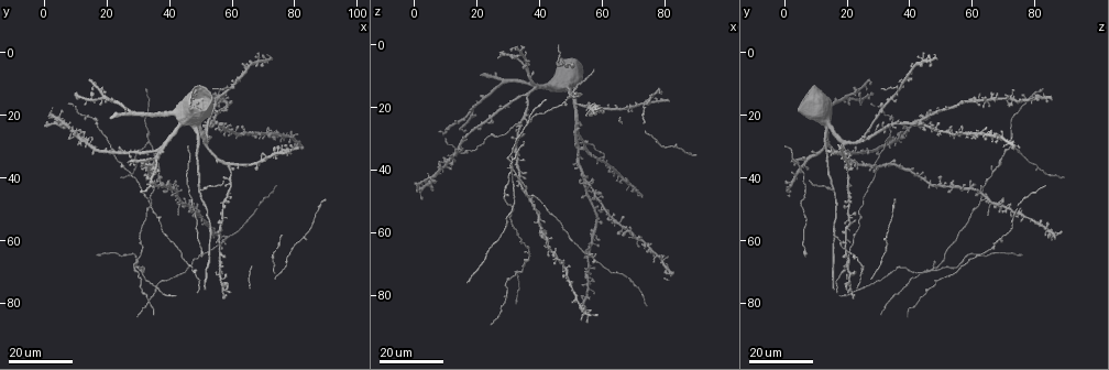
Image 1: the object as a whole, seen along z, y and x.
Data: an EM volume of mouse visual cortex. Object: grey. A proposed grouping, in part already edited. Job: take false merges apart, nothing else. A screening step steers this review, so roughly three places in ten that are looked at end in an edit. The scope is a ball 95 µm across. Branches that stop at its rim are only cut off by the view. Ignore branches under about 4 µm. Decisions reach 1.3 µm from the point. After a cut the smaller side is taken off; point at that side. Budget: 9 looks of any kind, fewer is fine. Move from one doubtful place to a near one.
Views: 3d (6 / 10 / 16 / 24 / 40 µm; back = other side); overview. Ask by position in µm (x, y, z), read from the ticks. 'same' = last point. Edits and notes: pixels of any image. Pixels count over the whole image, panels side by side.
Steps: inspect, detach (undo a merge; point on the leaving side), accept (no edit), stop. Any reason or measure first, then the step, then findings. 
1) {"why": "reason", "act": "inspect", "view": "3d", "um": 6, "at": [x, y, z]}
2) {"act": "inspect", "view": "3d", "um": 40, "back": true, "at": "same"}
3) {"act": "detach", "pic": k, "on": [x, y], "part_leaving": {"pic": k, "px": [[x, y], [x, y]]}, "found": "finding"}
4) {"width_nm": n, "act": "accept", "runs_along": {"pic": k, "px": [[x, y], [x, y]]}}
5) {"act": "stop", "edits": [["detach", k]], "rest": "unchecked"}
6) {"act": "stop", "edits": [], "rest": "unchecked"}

{"why": "sudden change in width", "act": "inspect", "view": "3d", "um": 24, "at": [52, 68, 15]}

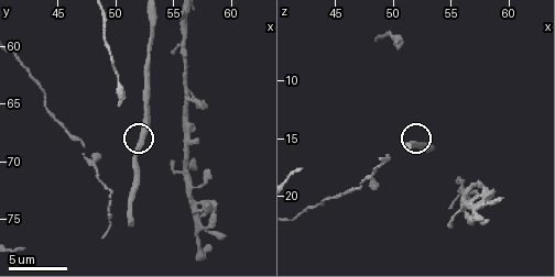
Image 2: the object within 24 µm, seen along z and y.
{"why": "zoom in", "act": "inspect", "view": "3d", "um": 6, "at": [52.2, 67.8, 15.6]}

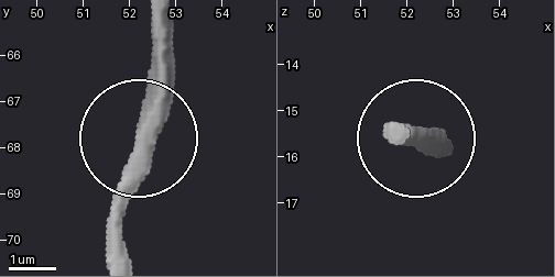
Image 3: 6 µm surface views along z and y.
{"act": "accept", "runs_along": {"pic": 3, "px": [[169, 22], [169, 92], [133, 152], [121, 254]]}, "found": "one neuron here"}

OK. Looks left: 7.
{"why": "three arms meet", "act": "inspect", "view": "3d", "um": 24, "at": [50, 43, 16]}

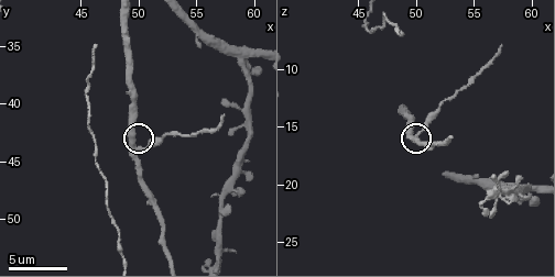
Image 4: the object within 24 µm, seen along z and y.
{"act": "inspect", "view": "3d", "um": 6, "at": [50.0, 43.8, 15.6]}

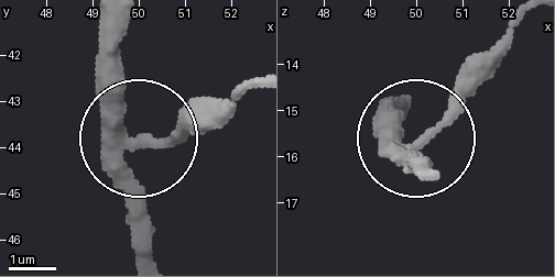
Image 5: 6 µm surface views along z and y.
{"side_arm_um": 12, "act": "detach", "pic": 5, "on": [185, 140], "part_leaving": {"pic": 5, "px": [[132, 148], [199, 133], [247, 93]]}, "found": "two neurons meet here"}

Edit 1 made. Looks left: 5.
{"act": "inspect", "view": "3d", "um": 16, "at": [52, 29, 19]}

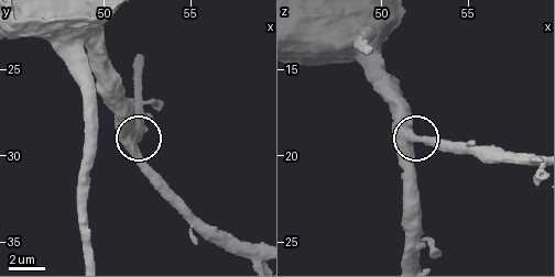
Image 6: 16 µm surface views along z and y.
{"act": "inspect", "view": "3d", "um": 10, "at": "same"}

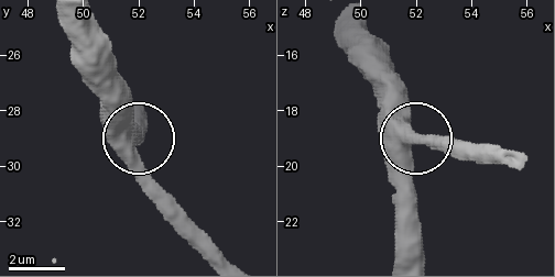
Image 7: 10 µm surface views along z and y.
{"side_arm_um": 76, "act": "accept", "found": "all the same neuron"}

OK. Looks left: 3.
{"why": "a fork", "act": "inspect", "view": "3d", "um": 24, "at": [33, 30, 72]}

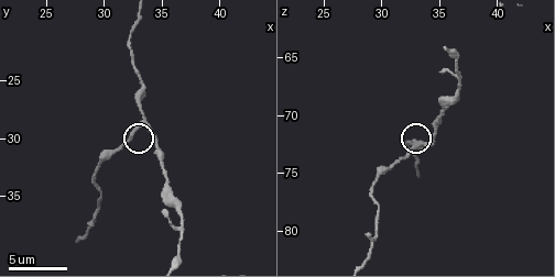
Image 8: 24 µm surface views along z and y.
{"act": "inspect", "view": "3d", "um": 6, "at": [33.0, 29.0, 72.6]}

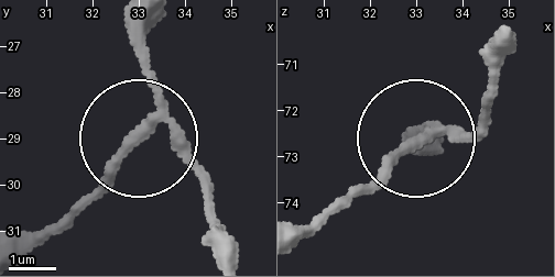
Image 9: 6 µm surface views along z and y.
{"act": "detach", "pic": 9, "on": [112, 162], "part_leaving": {"pic": 9, "px": [[158, 115], [26, 253]]}, "found": "a second neuron is stuck on"}

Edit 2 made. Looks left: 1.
{"act": "stop", "edits": [["detach", 5], ["detach", 9]], "rest": "unchecked"}

